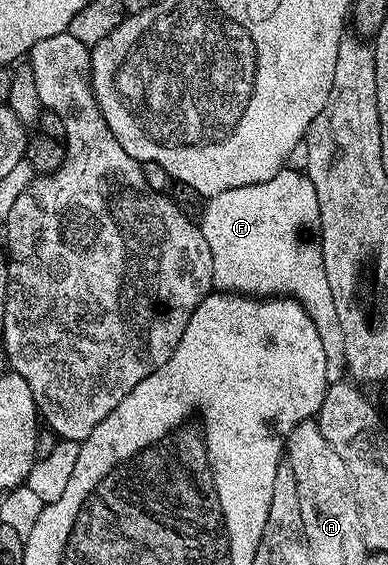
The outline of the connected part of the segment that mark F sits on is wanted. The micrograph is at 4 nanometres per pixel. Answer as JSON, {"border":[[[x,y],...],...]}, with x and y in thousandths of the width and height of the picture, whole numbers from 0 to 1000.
{"border":[[[722,301],[711,306],[711,313],[691,320],[670,320],[660,327],[577,335],[577,342],[557,342],[531,352],[531,368],[521,373],[515,400],[526,412],[526,427],[536,427],[536,441],[546,441],[552,508],[606,522],[745,526],[768,531],[804,561],[814,575],[814,589],[825,589],[825,604],[835,604],[843,680],[876,678],[894,662],[884,584],[876,582],[863,531],[835,480],[835,455],[827,451],[822,430],[825,368],[796,313],[776,301],[747,301]]]}

